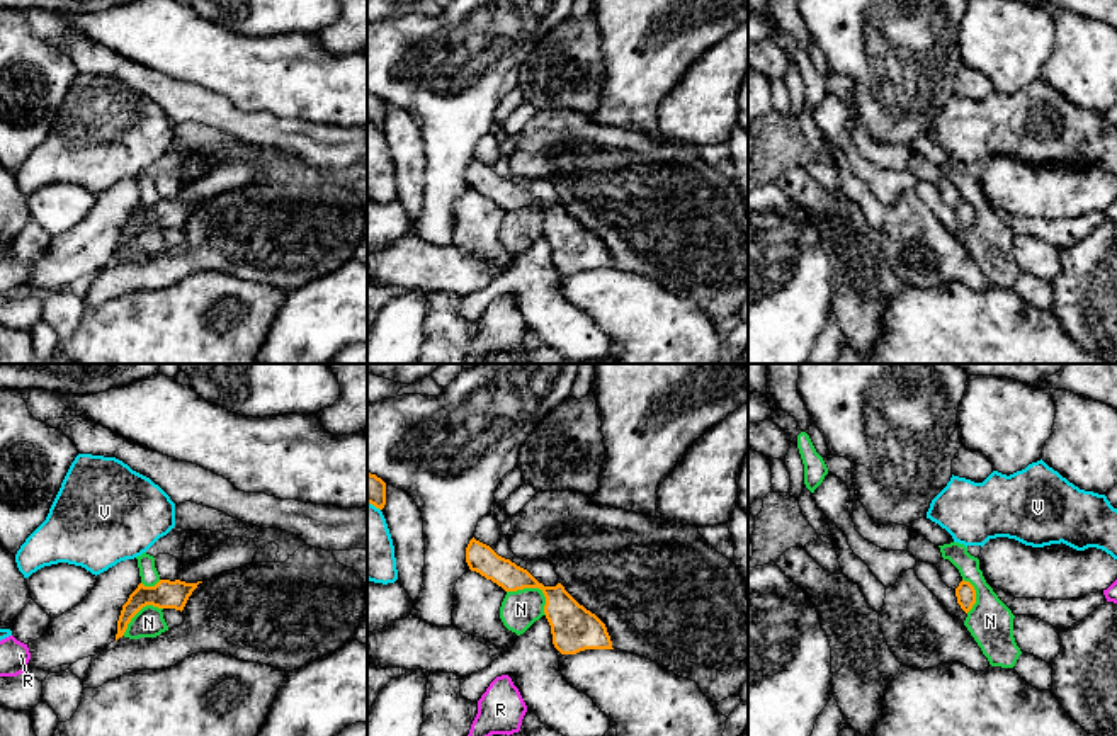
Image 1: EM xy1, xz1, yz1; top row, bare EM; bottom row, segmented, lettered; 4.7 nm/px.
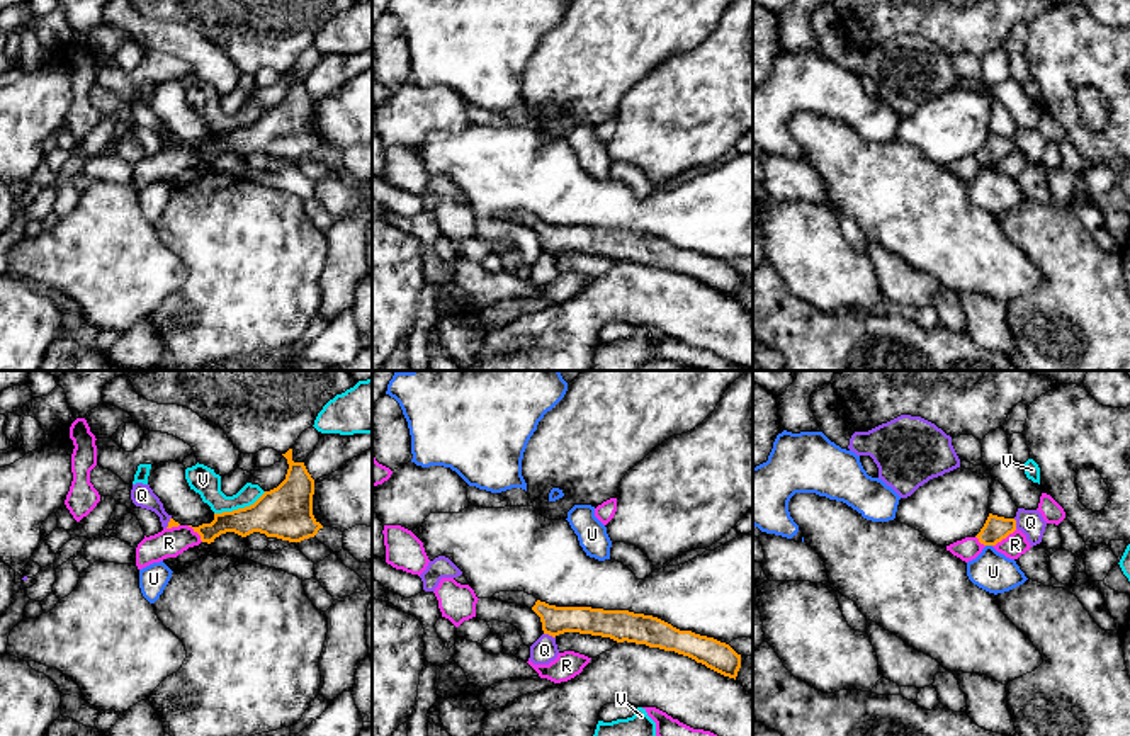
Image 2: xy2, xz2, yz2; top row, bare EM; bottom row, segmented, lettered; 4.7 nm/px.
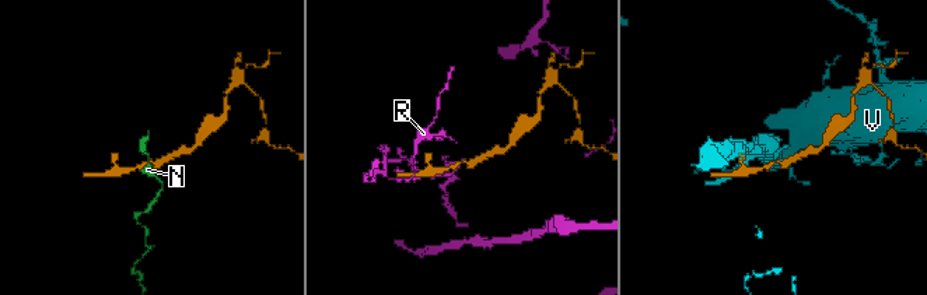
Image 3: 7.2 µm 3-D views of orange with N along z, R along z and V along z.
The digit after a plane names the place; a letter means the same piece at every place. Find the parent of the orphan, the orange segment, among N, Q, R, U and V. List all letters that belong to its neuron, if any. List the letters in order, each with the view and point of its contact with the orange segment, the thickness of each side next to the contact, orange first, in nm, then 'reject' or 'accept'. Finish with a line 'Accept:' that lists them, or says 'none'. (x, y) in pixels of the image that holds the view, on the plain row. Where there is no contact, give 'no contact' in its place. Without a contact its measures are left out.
N: xz1 (536, 206) | 200/180 nm | reject
Q: xz2 (549, 254) | 130/120 nm | reject
R: yz2 (1005, 157) | 120/110 nm | reject
U: yz2 (989, 164) | 120/190 nm | reject
V: xy2 (240, 128) | 260/140 nm | reject
Accept: none

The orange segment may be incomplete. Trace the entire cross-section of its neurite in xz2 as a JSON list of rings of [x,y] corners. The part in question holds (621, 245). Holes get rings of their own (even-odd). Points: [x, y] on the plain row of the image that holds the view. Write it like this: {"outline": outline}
{"outline": [[[500,211],[493,218],[532,228],[540,236],[544,253],[552,257],[579,252],[610,257],[617,262],[646,263],[688,275],[734,299],[741,287],[741,274],[729,263],[692,250],[680,250],[653,235],[591,226],[556,226],[525,211]]]}

